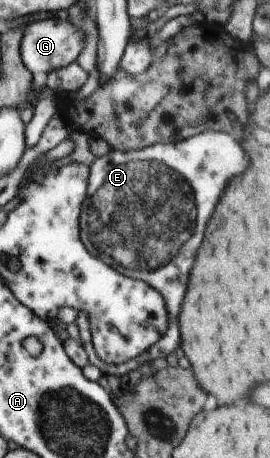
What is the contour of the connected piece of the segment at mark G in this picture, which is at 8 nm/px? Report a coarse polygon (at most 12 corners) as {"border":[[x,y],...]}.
{"border":[[53,17],[27,25],[20,43],[33,76],[75,62],[84,31]]}

